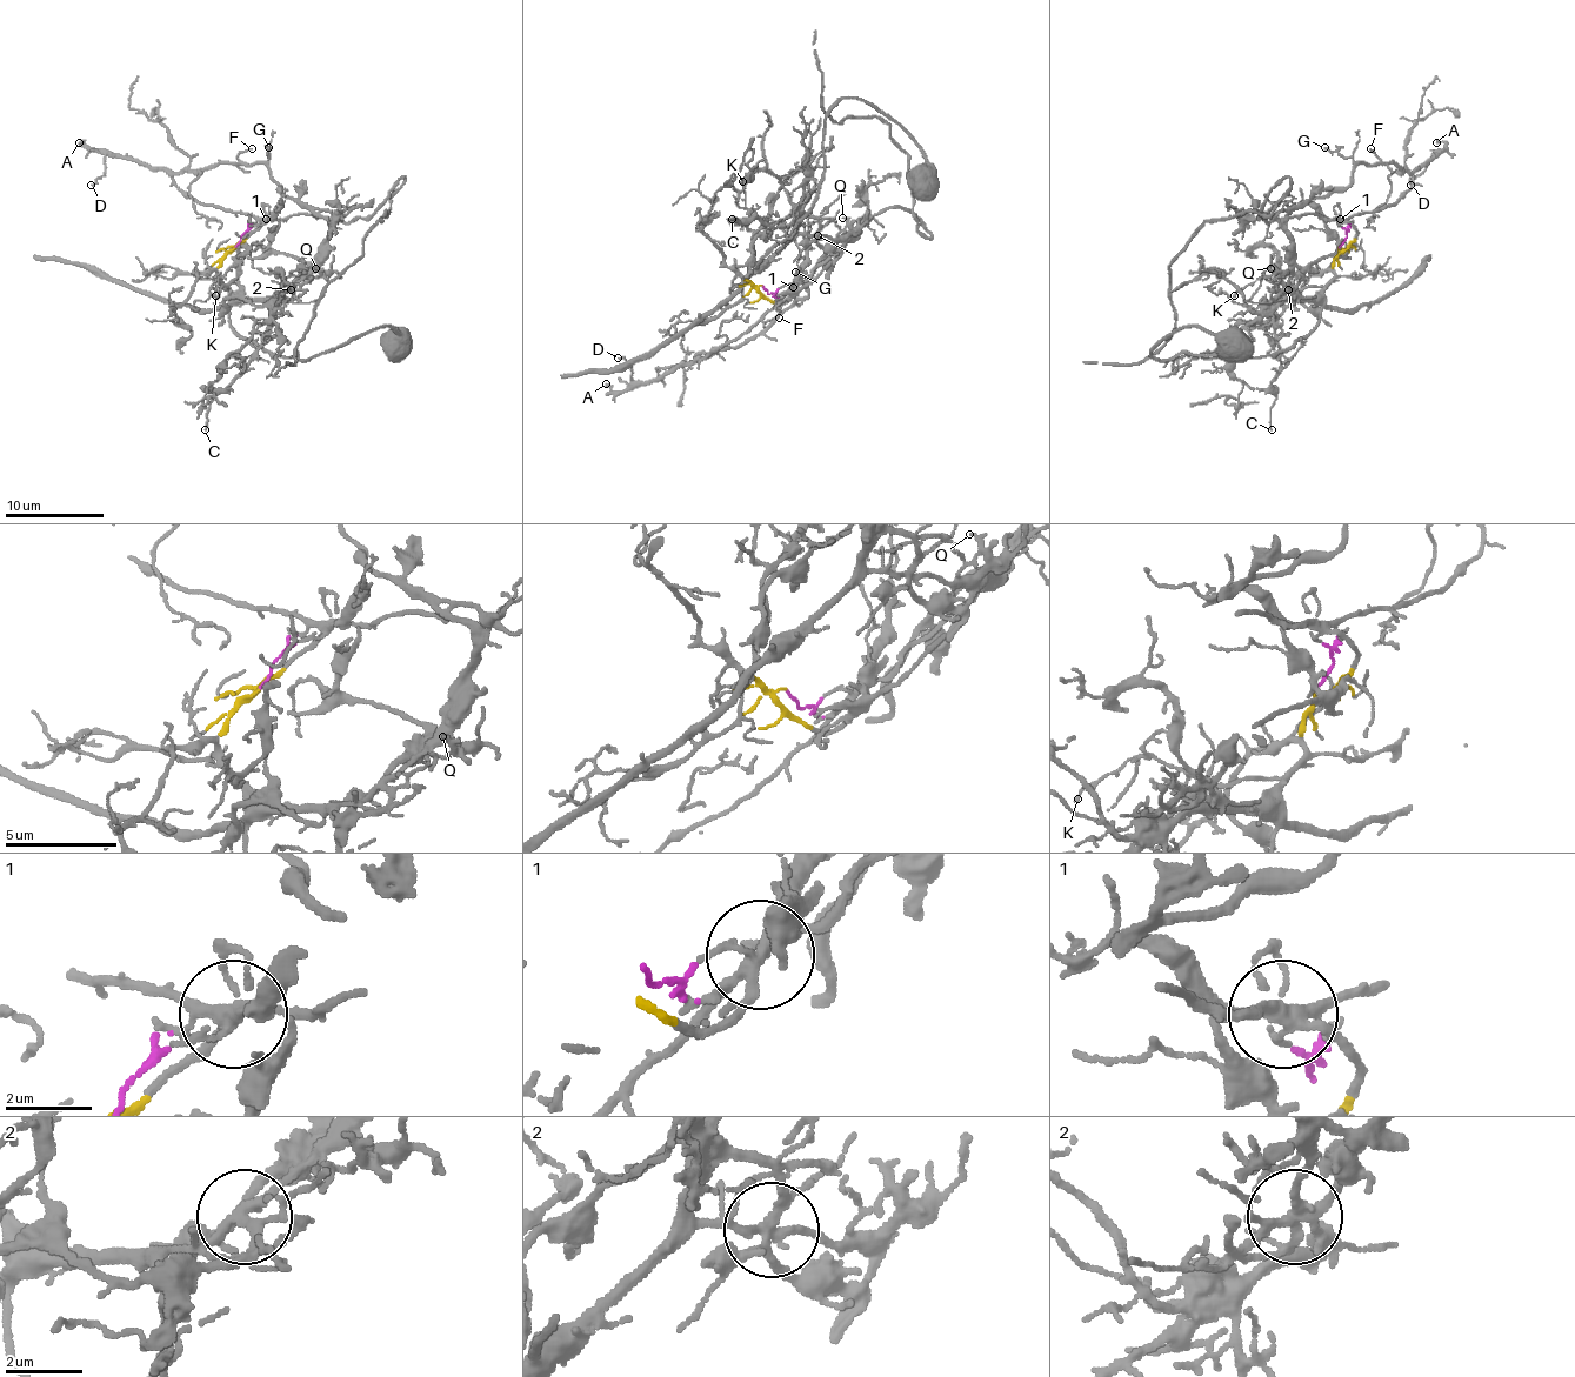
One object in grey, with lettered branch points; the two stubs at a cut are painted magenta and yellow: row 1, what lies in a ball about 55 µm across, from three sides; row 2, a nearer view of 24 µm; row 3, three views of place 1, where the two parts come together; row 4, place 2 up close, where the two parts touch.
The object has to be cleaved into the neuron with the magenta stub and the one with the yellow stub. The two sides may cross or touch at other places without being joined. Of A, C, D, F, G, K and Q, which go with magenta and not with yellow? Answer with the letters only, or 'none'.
A, D, F, G

